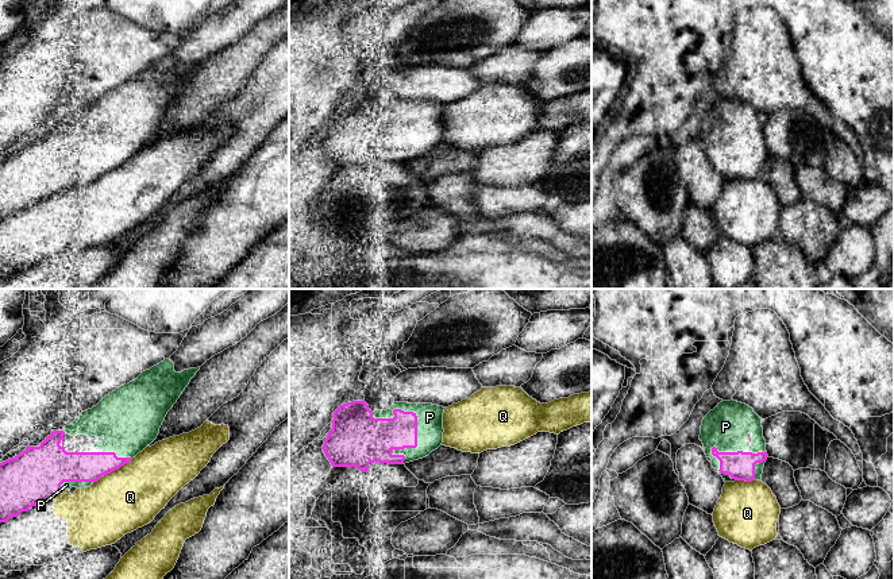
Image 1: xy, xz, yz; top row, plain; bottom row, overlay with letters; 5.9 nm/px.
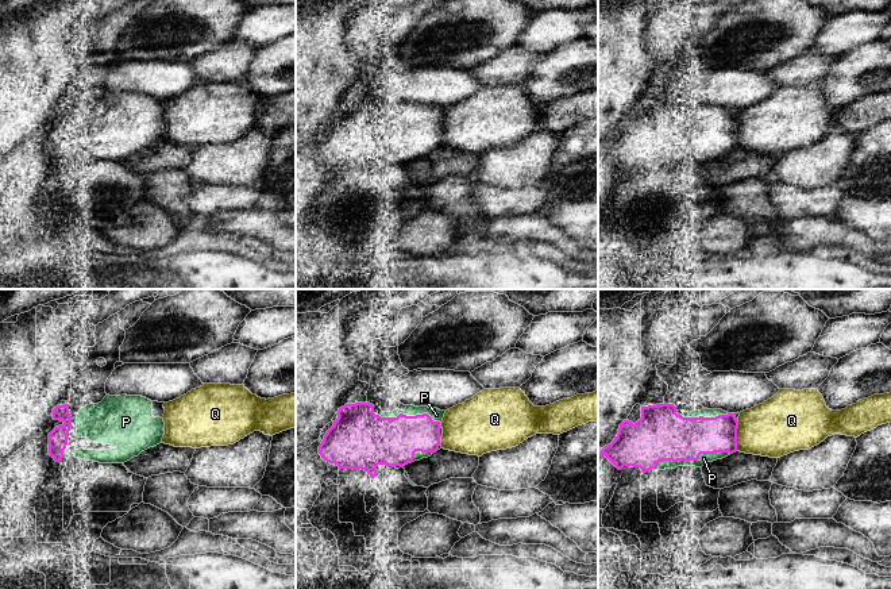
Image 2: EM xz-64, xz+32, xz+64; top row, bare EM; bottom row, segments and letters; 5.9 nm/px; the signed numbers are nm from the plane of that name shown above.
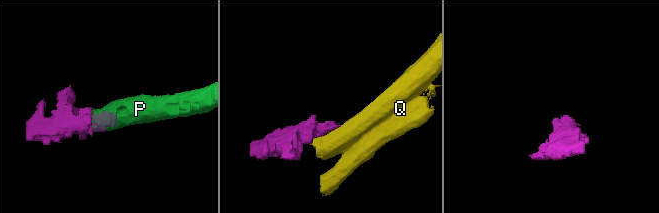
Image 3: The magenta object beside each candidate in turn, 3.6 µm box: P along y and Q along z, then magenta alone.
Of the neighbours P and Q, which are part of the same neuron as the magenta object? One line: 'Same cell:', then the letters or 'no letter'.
Same cell: P

